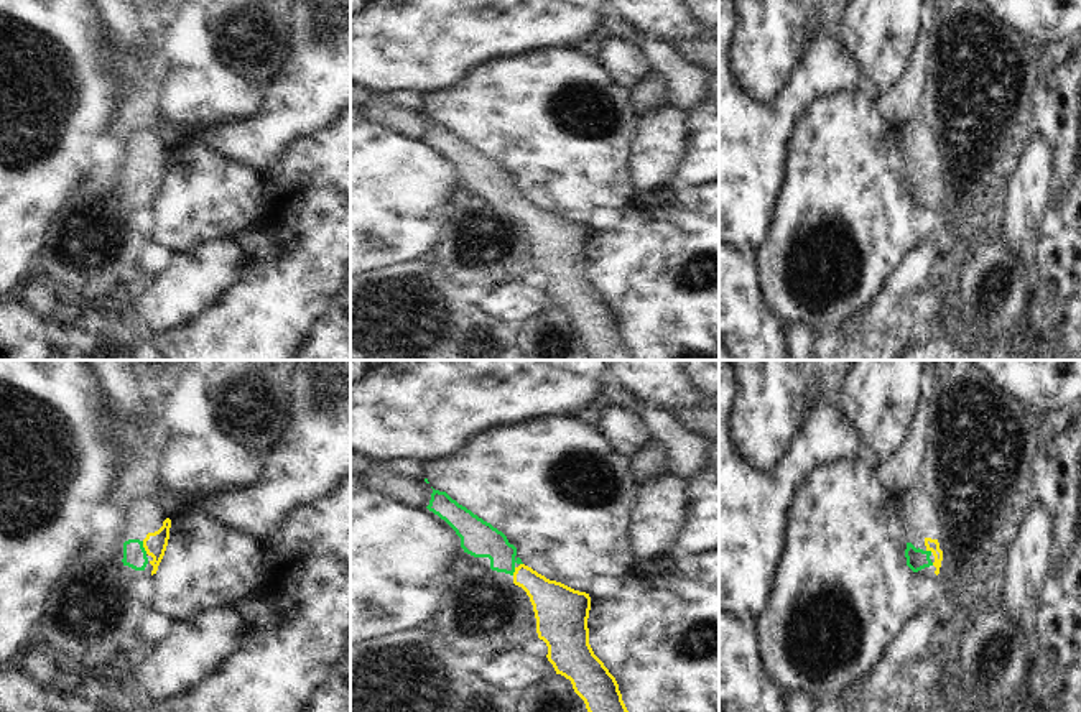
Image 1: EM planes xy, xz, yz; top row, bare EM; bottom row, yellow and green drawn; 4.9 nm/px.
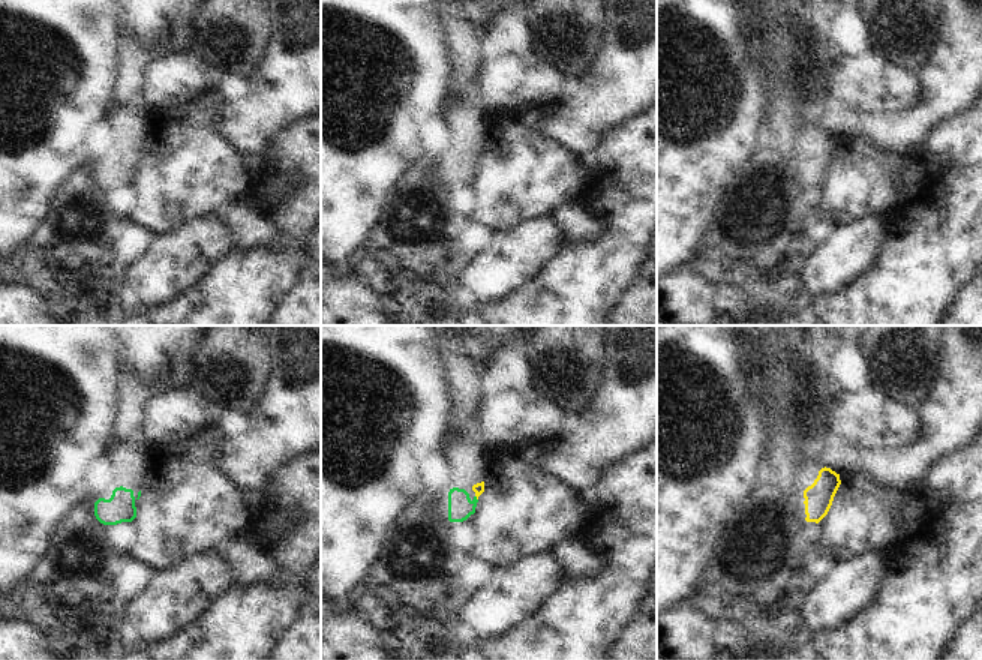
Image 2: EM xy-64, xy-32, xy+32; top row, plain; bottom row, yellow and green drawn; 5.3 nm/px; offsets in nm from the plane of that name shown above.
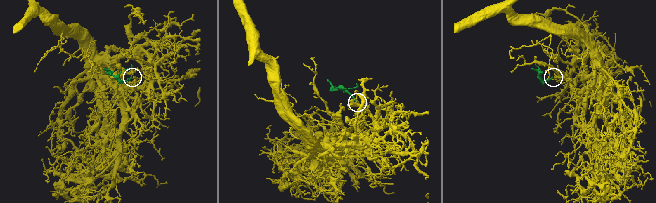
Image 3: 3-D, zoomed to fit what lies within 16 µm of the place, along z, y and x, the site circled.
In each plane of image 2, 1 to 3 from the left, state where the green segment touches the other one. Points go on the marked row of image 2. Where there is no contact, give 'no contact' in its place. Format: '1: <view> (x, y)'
1: no contact
2: xy-32 (477, 498)
3: no contact

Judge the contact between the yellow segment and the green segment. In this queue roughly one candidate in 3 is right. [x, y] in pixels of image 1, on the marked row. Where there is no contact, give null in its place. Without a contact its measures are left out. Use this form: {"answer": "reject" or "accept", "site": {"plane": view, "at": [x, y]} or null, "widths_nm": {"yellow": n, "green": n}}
{"answer": "accept", "site": {"plane": "xy", "at": [143, 546]}, "widths_nm": {"yellow": 110, "green": 110}}

